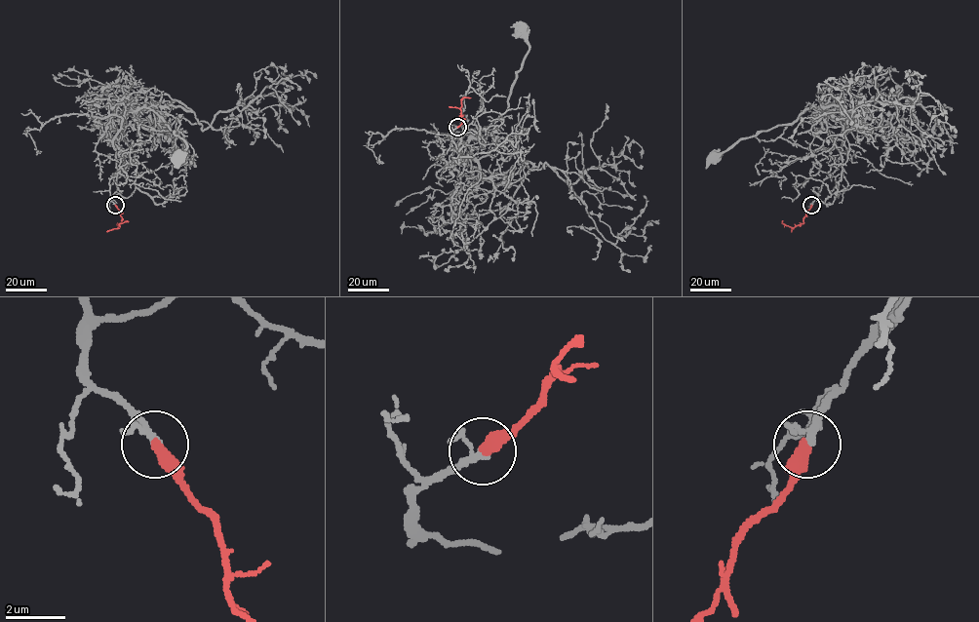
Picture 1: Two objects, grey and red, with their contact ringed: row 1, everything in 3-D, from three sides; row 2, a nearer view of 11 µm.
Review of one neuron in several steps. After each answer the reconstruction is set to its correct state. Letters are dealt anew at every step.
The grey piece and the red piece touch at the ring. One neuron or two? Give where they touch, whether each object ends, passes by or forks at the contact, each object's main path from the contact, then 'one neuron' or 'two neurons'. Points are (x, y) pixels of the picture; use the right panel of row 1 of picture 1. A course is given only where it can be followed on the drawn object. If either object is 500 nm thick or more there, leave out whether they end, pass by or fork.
place (811, 205); grey passes by; red ends; course grey (811, 205), (822, 181), (841, 170), (841, 152), (821, 111), (808, 107), (792, 123), (739, 139), (713, 156); course red (811, 205), (802, 224), (791, 227), (782, 221); one neuron

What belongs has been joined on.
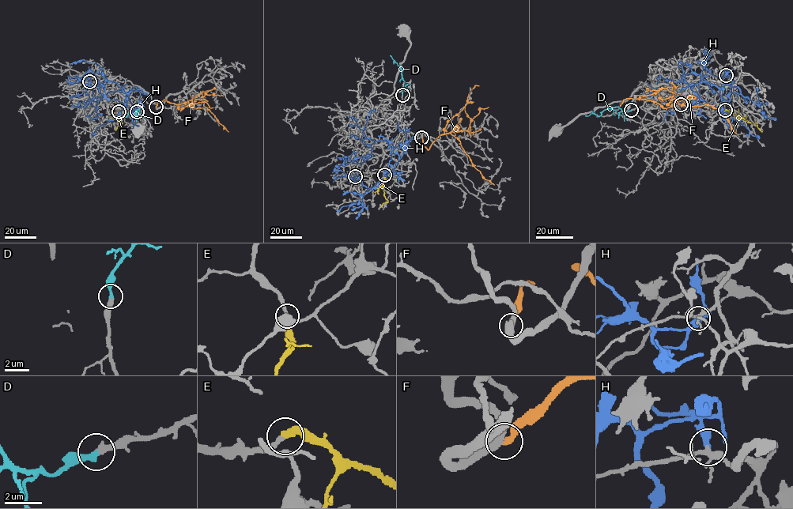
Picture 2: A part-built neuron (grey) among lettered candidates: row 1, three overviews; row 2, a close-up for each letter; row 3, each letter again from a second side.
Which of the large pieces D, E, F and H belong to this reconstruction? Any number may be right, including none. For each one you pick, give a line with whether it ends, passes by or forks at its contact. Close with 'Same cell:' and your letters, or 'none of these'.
D: it ends
E: it ends
Same cell: D, E

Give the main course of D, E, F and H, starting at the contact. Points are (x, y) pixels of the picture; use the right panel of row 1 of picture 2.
D: (631, 110), (624, 112), (615, 107), (605, 109), (598, 116), (594, 113), (585, 115)
E: (725, 110), (734, 113), (738, 119), (744, 118), (752, 123), (755, 122), (762, 131)
F: (681, 104), (688, 98), (694, 99), (693, 96), (676, 100), (681, 105), (713, 106), (736, 133)
H: (726, 75), (730, 93), (740, 94), (709, 81), (691, 88), (684, 76), (700, 73), (704, 55)

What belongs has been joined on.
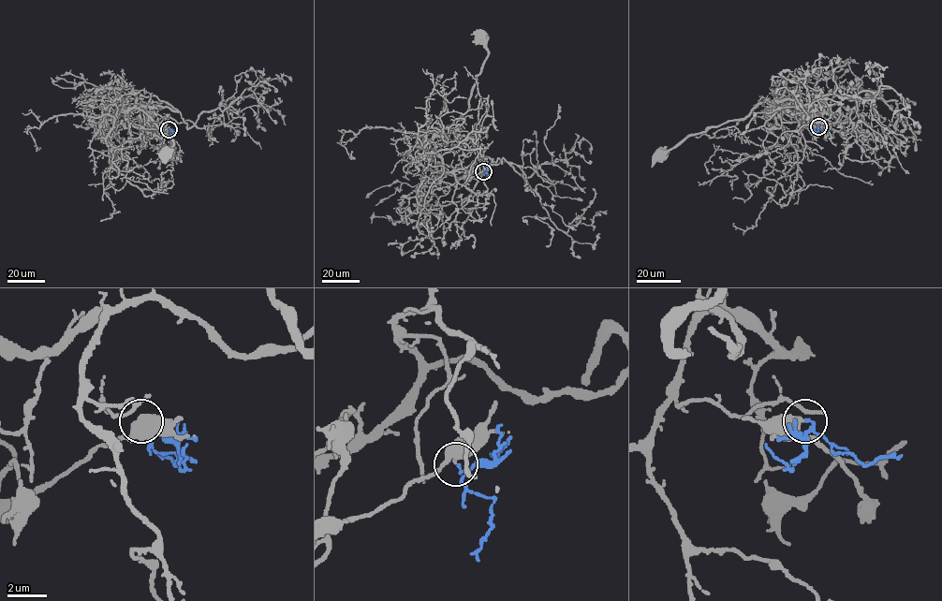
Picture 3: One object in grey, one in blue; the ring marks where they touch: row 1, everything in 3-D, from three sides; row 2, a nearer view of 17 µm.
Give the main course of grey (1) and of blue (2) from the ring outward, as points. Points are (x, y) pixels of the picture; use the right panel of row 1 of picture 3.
1: (818, 126), (827, 136), (830, 123), (816, 118), (819, 124), (815, 110), (761, 101), (659, 153)
2: (818, 126), (830, 130)

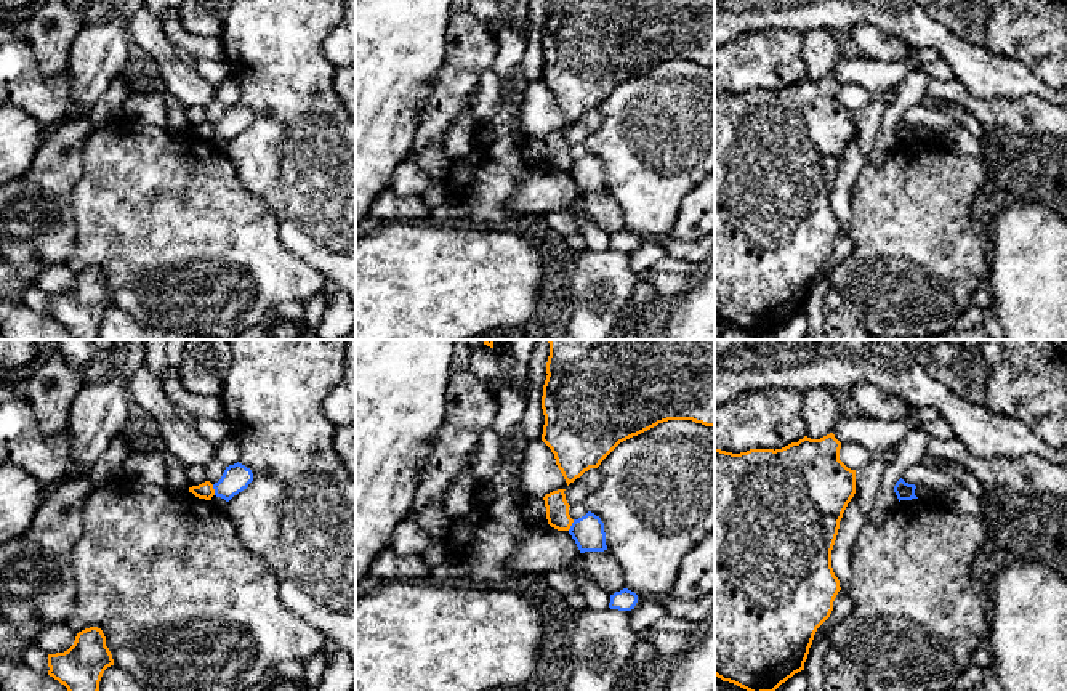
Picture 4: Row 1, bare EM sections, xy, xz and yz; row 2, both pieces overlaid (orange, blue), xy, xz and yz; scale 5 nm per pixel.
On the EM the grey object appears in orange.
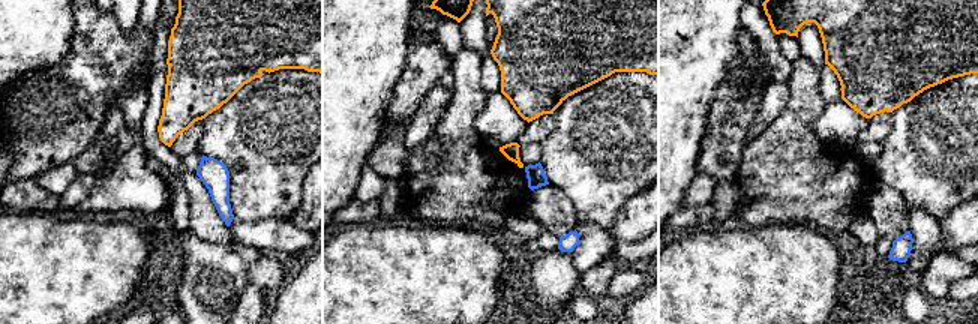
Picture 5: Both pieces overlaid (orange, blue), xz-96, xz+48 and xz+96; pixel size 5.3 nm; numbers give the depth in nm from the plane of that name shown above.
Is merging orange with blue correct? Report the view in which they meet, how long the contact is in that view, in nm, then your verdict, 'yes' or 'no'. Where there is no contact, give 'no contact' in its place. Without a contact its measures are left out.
meets orange in xy; contact 60 nm long; no

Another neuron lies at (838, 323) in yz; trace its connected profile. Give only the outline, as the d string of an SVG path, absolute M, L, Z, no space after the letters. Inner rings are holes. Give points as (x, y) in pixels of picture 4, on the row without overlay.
M830 289L822 301L822 333L828 340L872 340L867 329L849 311L836 289Z

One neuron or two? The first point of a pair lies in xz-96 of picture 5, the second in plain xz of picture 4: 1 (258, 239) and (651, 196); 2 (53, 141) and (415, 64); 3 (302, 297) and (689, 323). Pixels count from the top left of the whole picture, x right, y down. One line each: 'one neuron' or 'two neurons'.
1: two neurons
2: two neurons
3: one neuron

